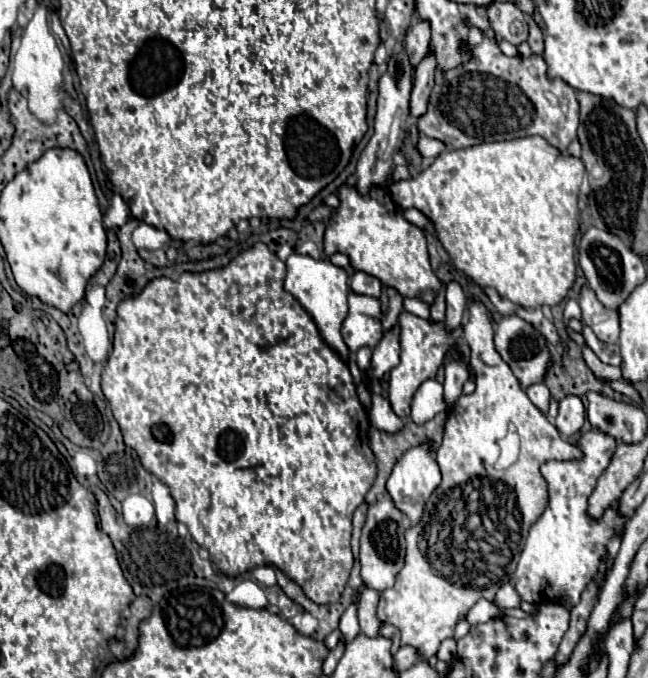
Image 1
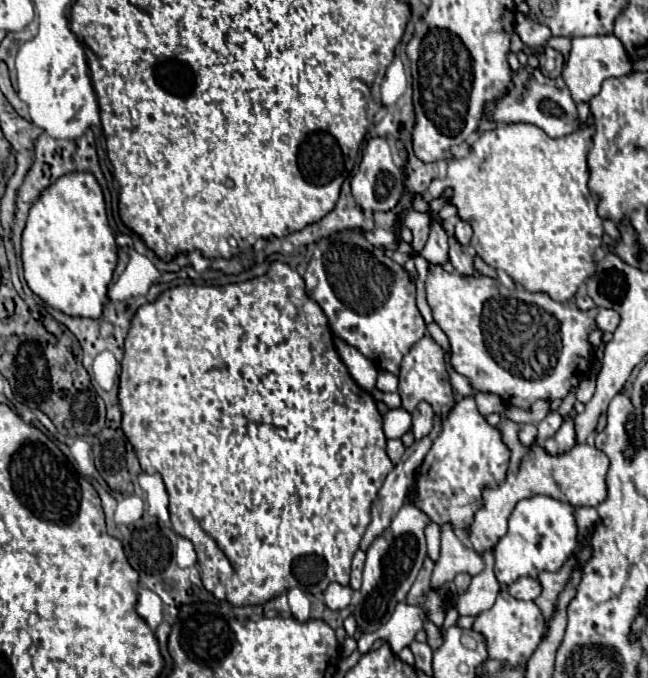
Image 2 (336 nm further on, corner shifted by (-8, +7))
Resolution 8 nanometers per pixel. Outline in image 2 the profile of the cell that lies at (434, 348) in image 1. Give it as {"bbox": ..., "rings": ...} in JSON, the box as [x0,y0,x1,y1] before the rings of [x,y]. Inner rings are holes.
{"bbox":[399,335,455,419],"rings":[[[429,335],[417,341],[413,349],[403,357],[399,373],[399,395],[403,399],[403,409],[407,409],[409,413],[413,413],[421,401],[427,401],[433,407],[435,415],[439,415],[441,419],[445,419],[455,405],[455,391],[447,373],[445,353]]]}

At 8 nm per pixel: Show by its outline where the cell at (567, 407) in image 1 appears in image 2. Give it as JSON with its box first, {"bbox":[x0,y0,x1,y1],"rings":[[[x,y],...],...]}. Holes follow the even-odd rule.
{"bbox":[543,419,575,455],"rings":[[[565,419],[561,429],[547,441],[543,441],[543,449],[549,455],[563,455],[569,453],[575,447],[575,431],[573,431],[573,421]]]}

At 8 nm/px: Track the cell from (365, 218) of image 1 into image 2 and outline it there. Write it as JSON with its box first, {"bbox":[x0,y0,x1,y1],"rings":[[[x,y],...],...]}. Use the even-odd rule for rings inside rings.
{"bbox":[425,267,597,409],"rings":[[[435,267],[435,273],[431,269],[425,281],[425,289],[427,303],[433,311],[433,319],[449,337],[451,363],[455,371],[469,377],[477,391],[499,395],[505,407],[529,409],[537,399],[563,399],[591,371],[593,347],[587,341],[587,337],[593,329],[597,329],[597,307],[581,311],[573,301],[557,303],[547,293],[507,289],[499,283],[499,279],[483,275],[447,273],[443,267]]]}

